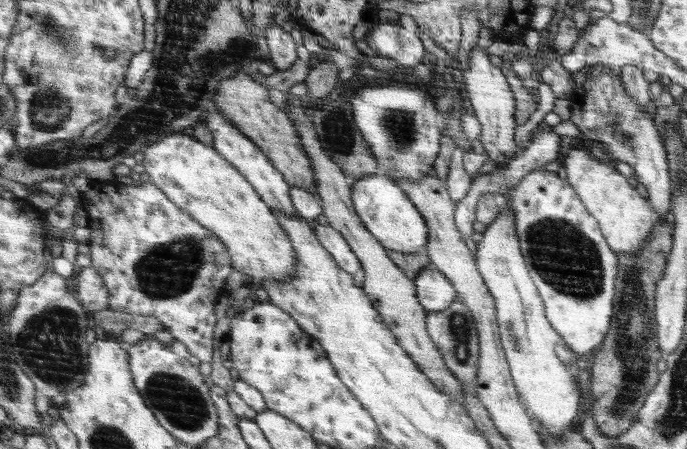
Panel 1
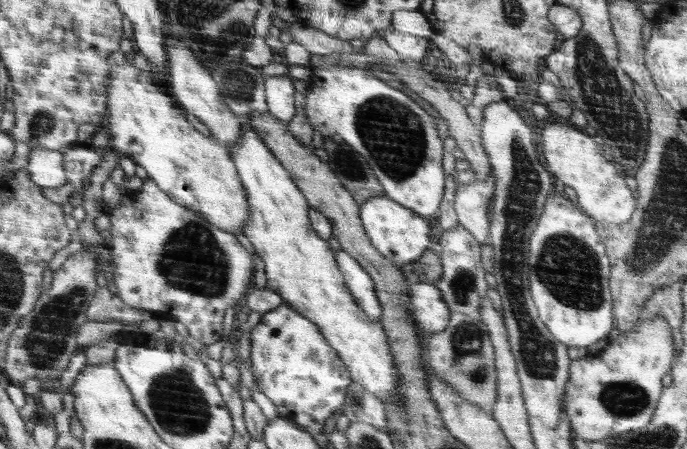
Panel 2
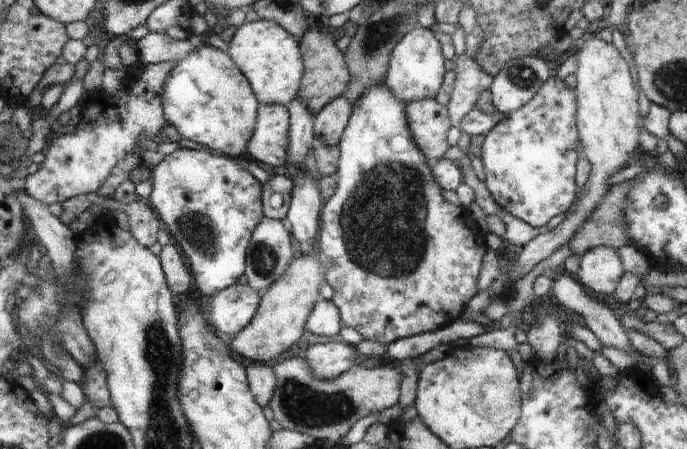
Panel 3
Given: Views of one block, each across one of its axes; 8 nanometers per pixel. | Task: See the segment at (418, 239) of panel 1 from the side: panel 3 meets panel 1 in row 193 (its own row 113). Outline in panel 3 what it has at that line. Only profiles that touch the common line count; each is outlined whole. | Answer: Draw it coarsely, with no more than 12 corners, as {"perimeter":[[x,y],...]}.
{"perimeter":[[384,82],[337,144],[316,249],[342,327],[444,329],[490,250]]}

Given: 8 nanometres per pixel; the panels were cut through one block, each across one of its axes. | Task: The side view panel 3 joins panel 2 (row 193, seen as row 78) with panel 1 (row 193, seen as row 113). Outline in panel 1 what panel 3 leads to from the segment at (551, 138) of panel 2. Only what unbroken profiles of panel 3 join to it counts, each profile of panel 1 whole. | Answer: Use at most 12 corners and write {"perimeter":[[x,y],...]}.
{"perimeter":[[571,146],[561,165],[615,253],[648,239],[656,210],[614,168]]}

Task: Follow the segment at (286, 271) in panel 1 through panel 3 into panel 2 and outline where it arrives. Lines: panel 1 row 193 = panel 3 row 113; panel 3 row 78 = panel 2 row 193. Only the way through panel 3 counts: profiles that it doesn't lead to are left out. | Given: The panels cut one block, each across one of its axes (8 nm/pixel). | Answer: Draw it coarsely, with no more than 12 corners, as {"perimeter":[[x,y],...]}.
{"perimeter":[[113,61],[110,144],[232,234],[250,204],[229,146],[154,70]]}

